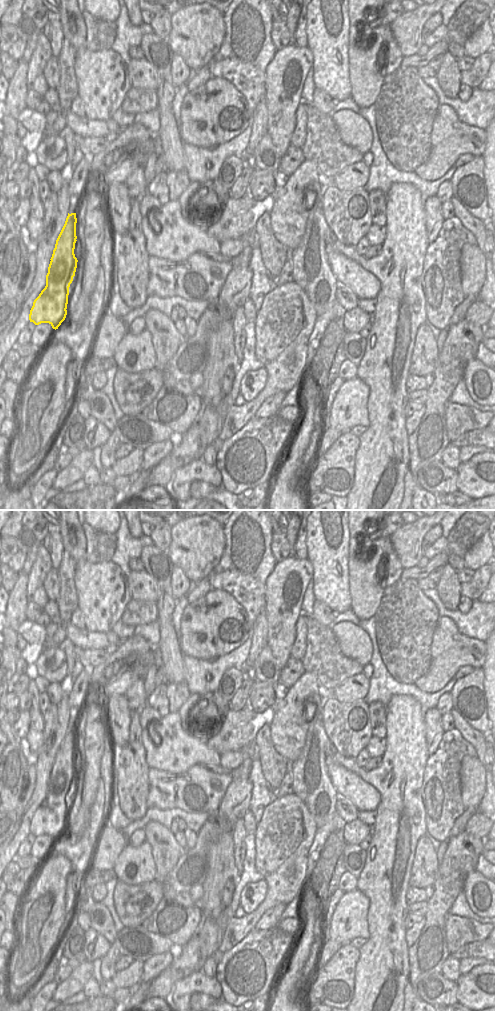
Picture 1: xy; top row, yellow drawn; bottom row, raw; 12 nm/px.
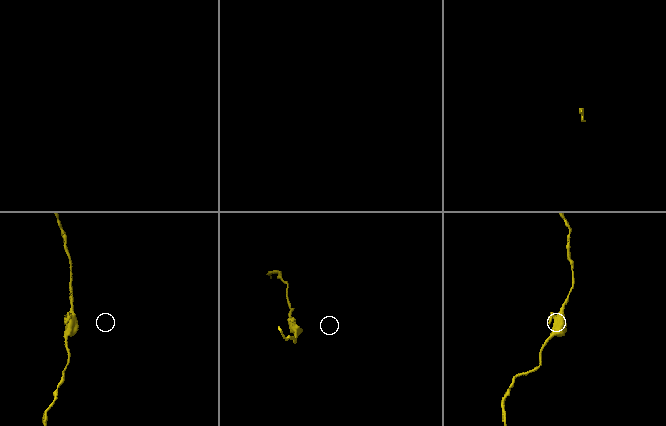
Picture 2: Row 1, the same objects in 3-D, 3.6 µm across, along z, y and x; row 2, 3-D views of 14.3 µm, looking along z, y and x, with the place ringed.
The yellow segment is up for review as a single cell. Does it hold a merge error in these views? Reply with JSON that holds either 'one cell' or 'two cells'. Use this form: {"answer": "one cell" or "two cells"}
{"answer": "two cells"}

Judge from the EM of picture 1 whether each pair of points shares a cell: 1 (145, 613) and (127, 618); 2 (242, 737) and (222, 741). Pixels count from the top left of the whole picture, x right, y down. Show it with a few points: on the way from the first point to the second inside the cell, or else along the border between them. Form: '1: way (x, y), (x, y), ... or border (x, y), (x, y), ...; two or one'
1: way (141, 613), (135, 613), (131, 616); one
2: way (237, 737), (227, 739); one

